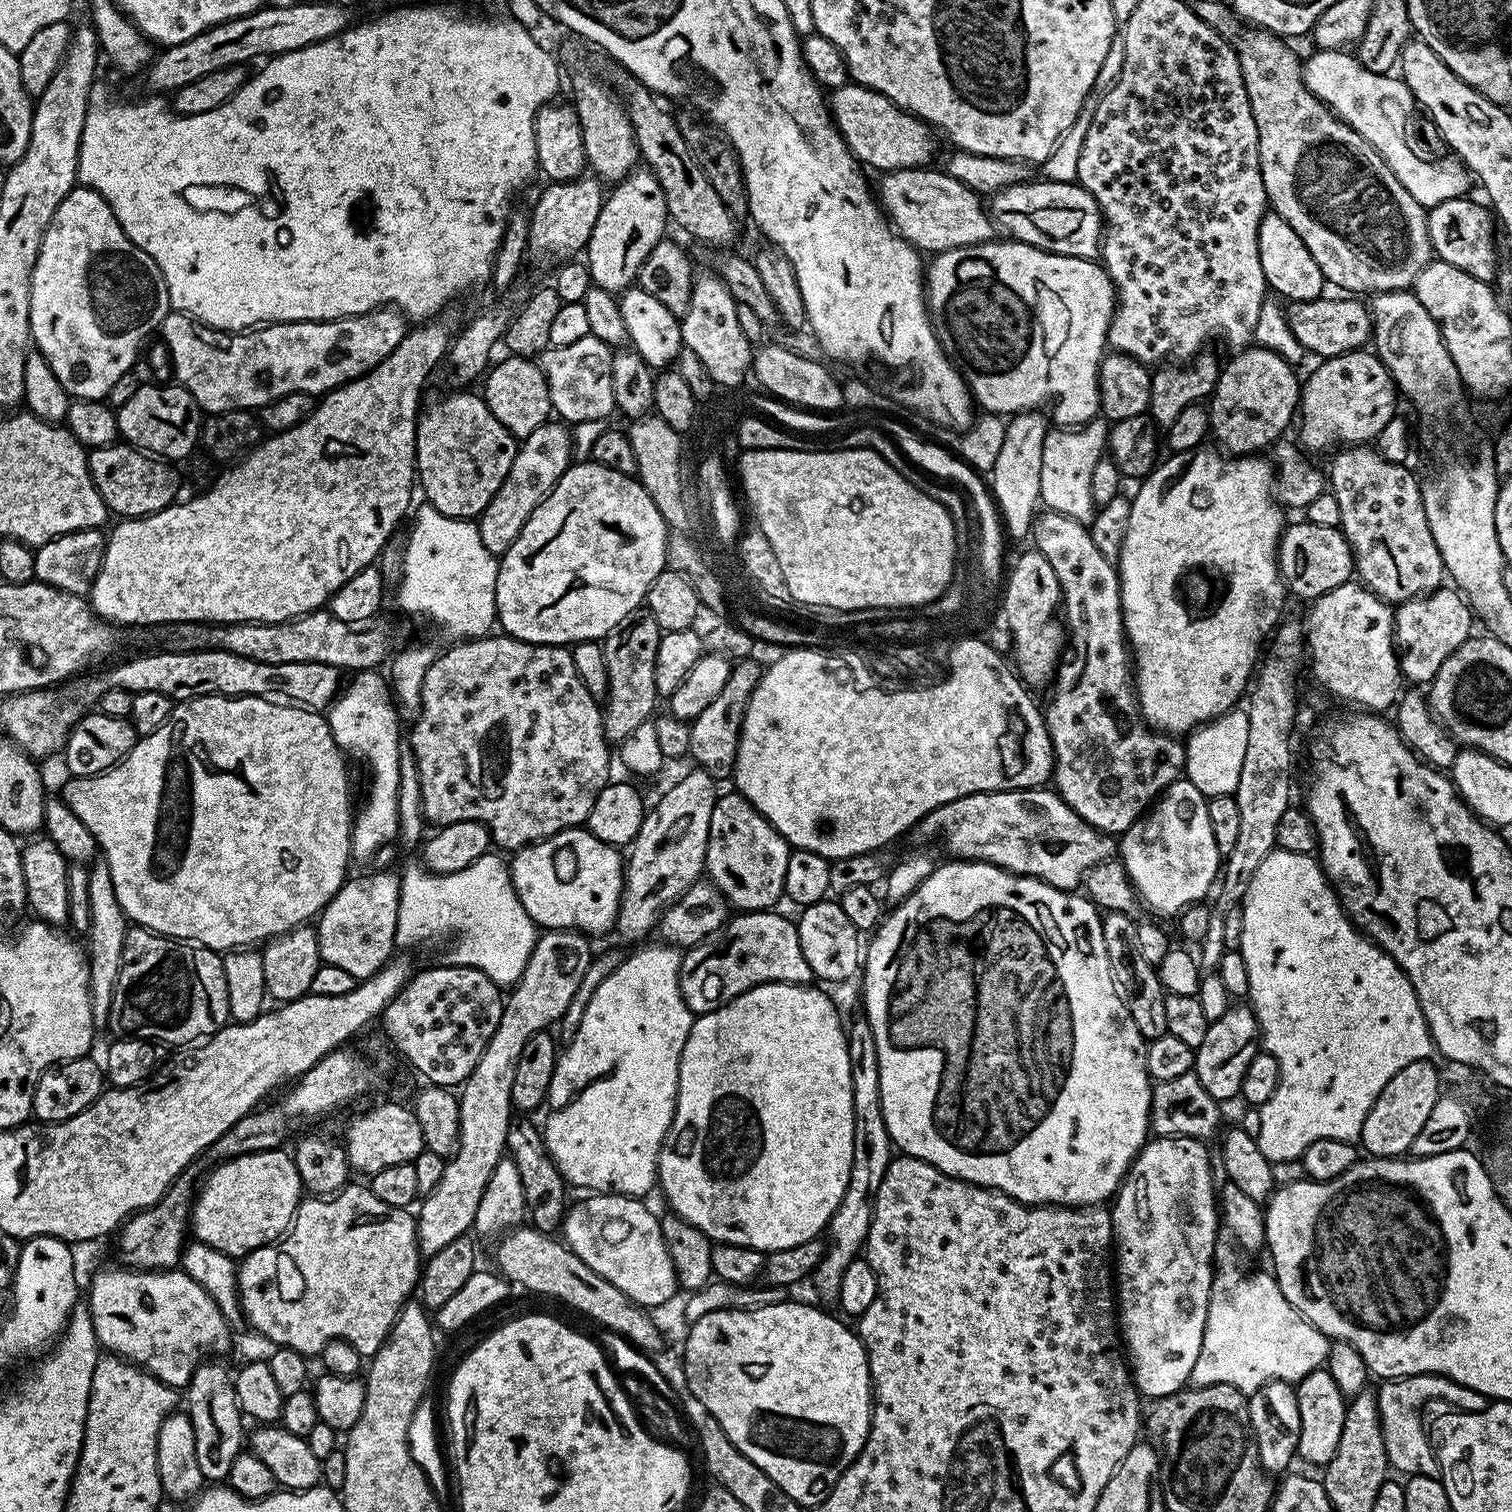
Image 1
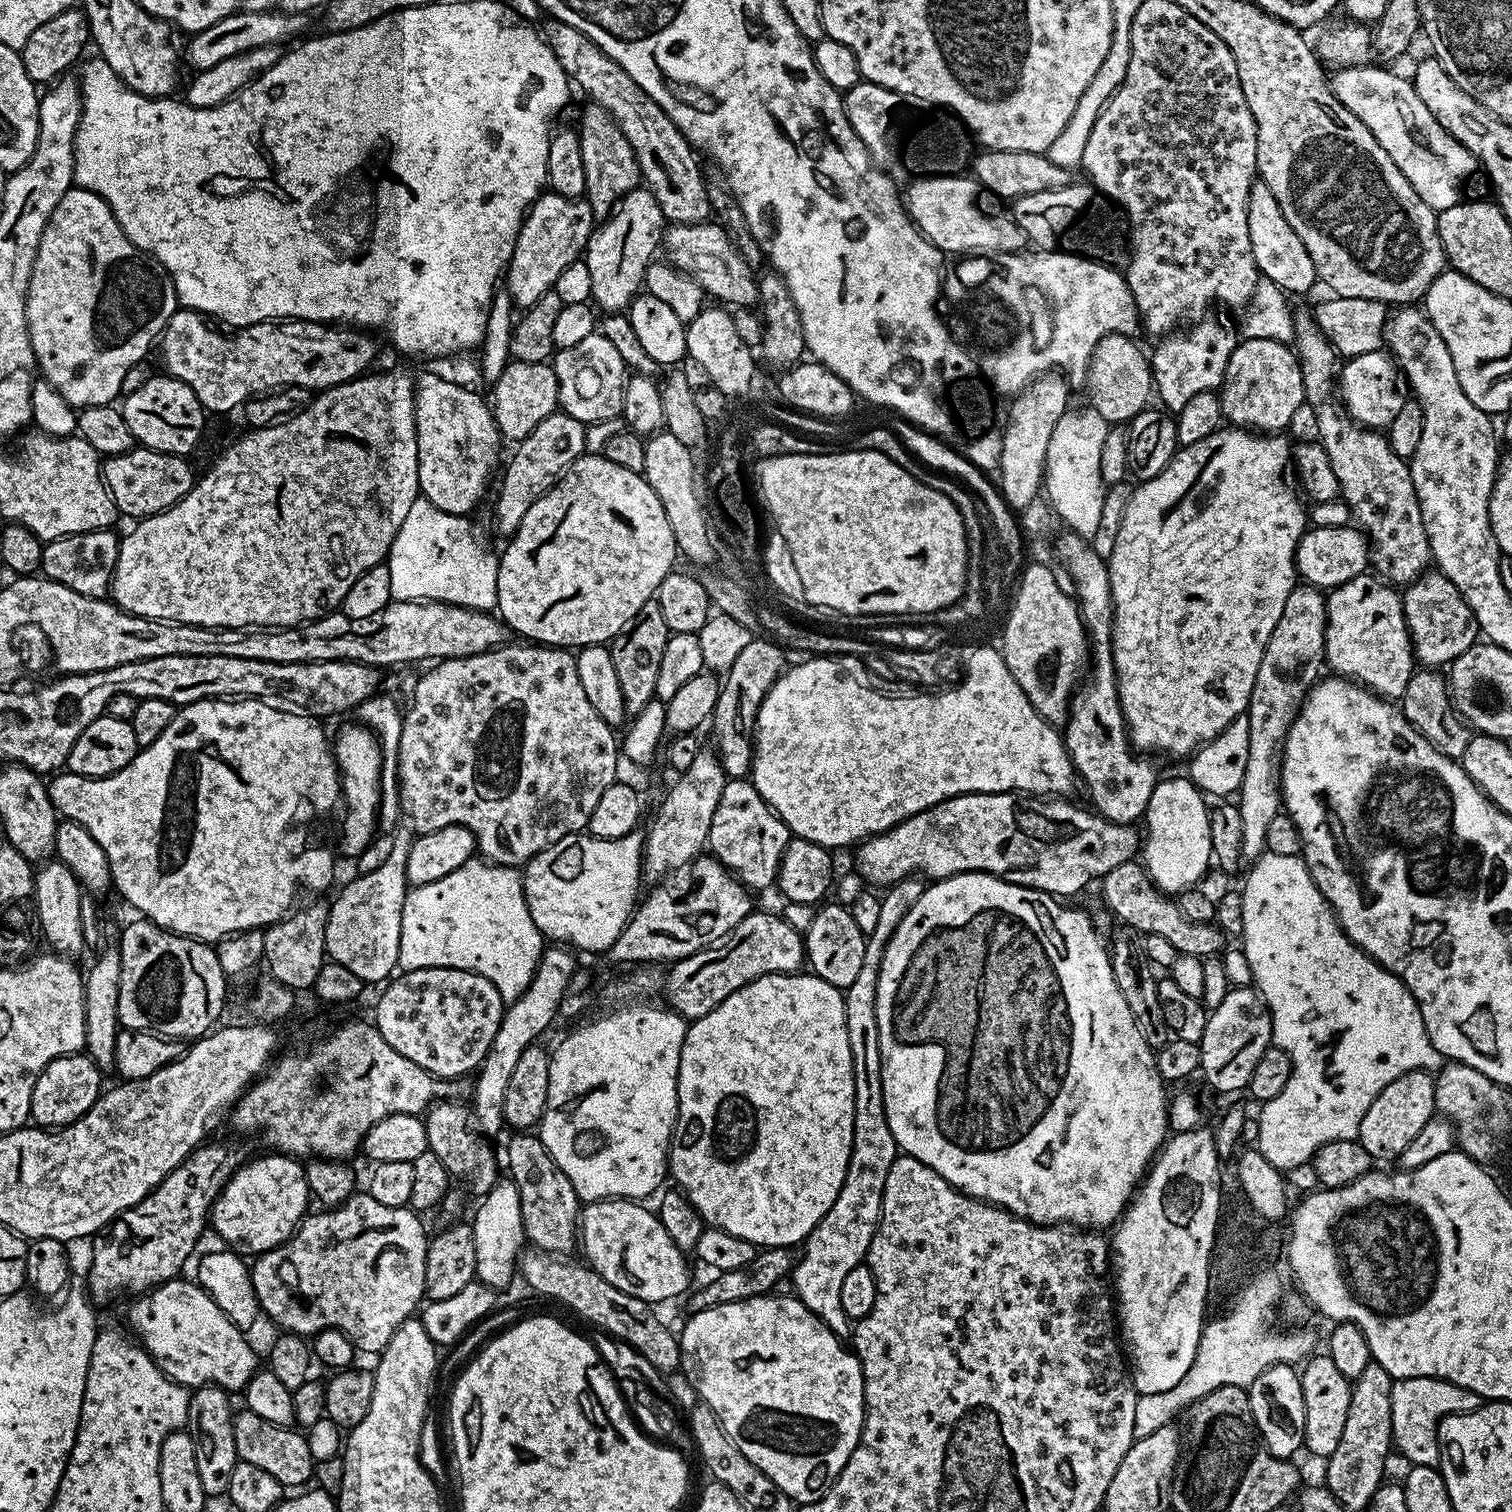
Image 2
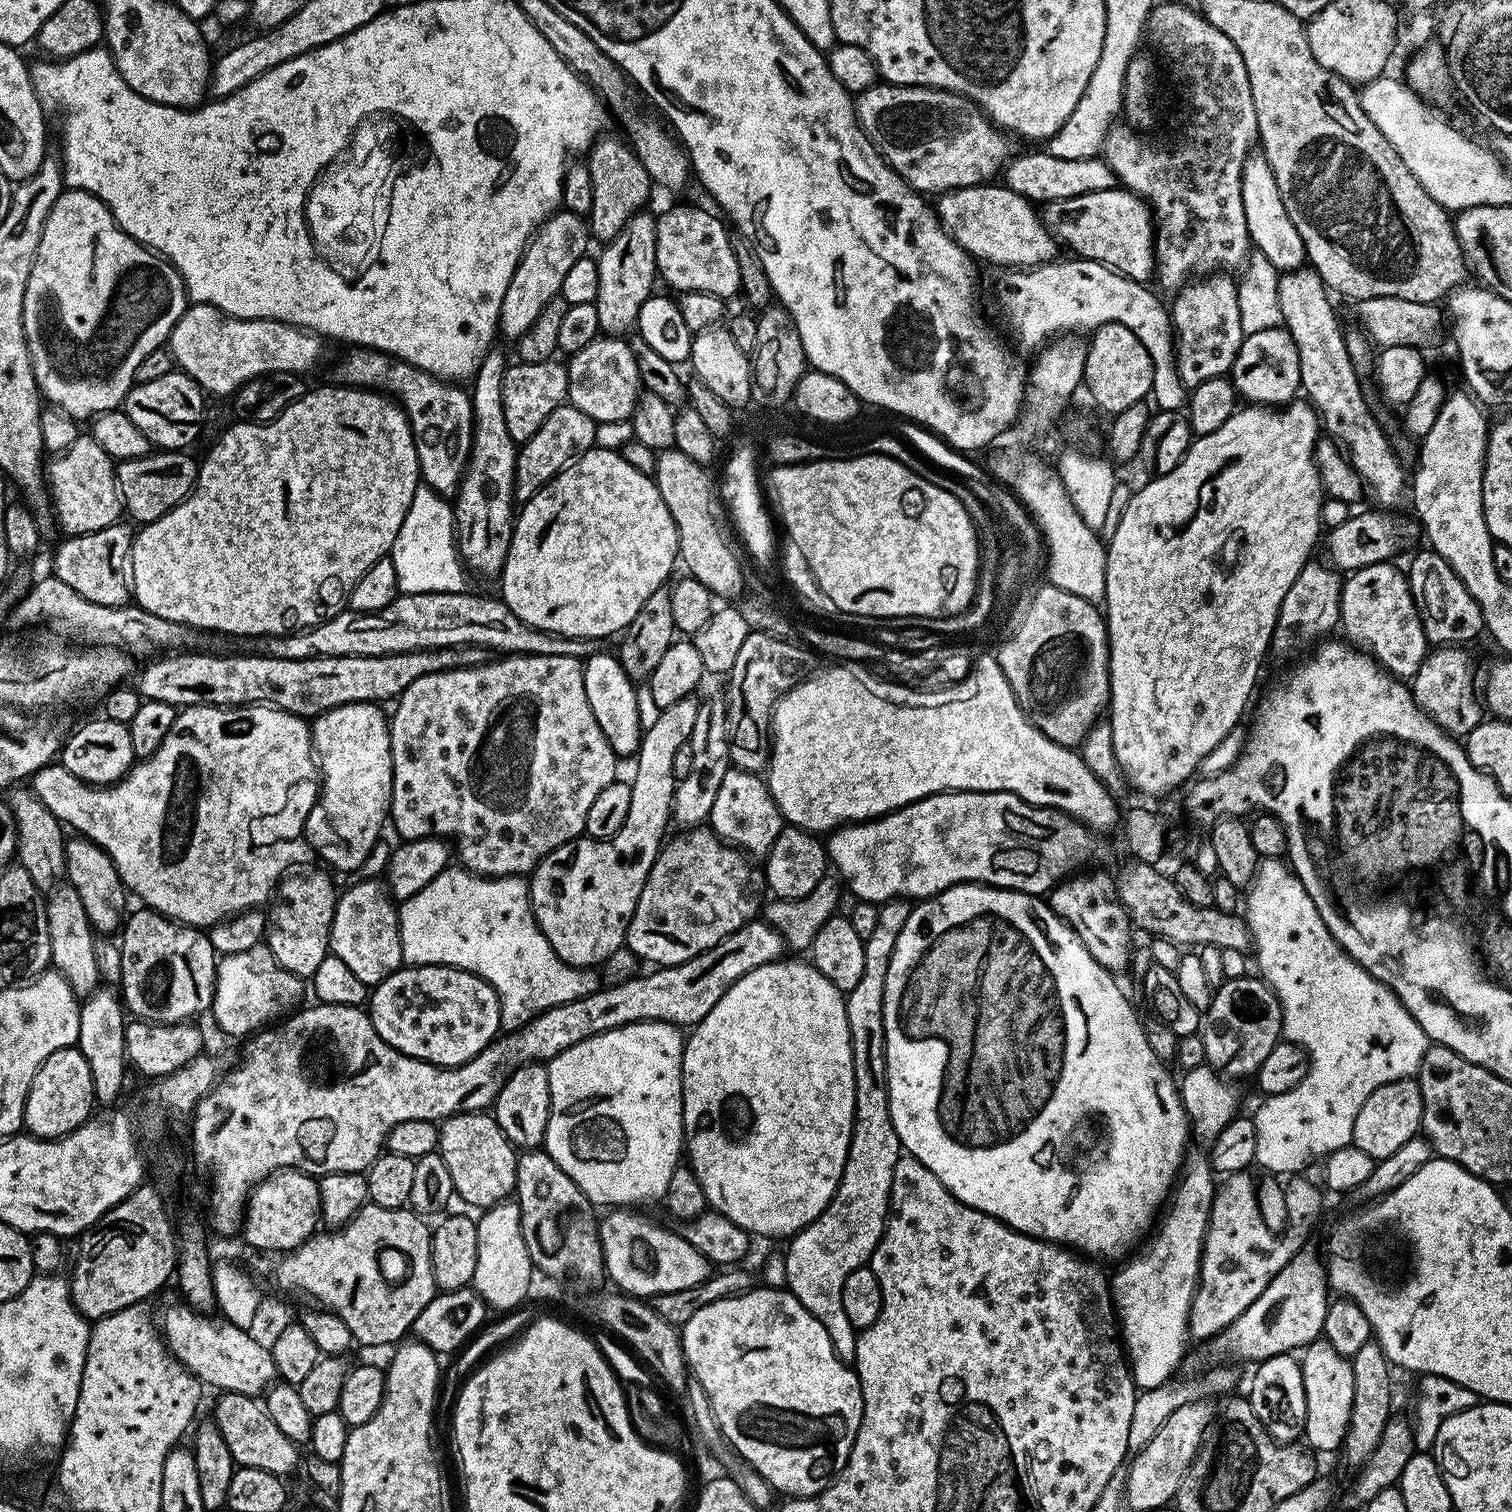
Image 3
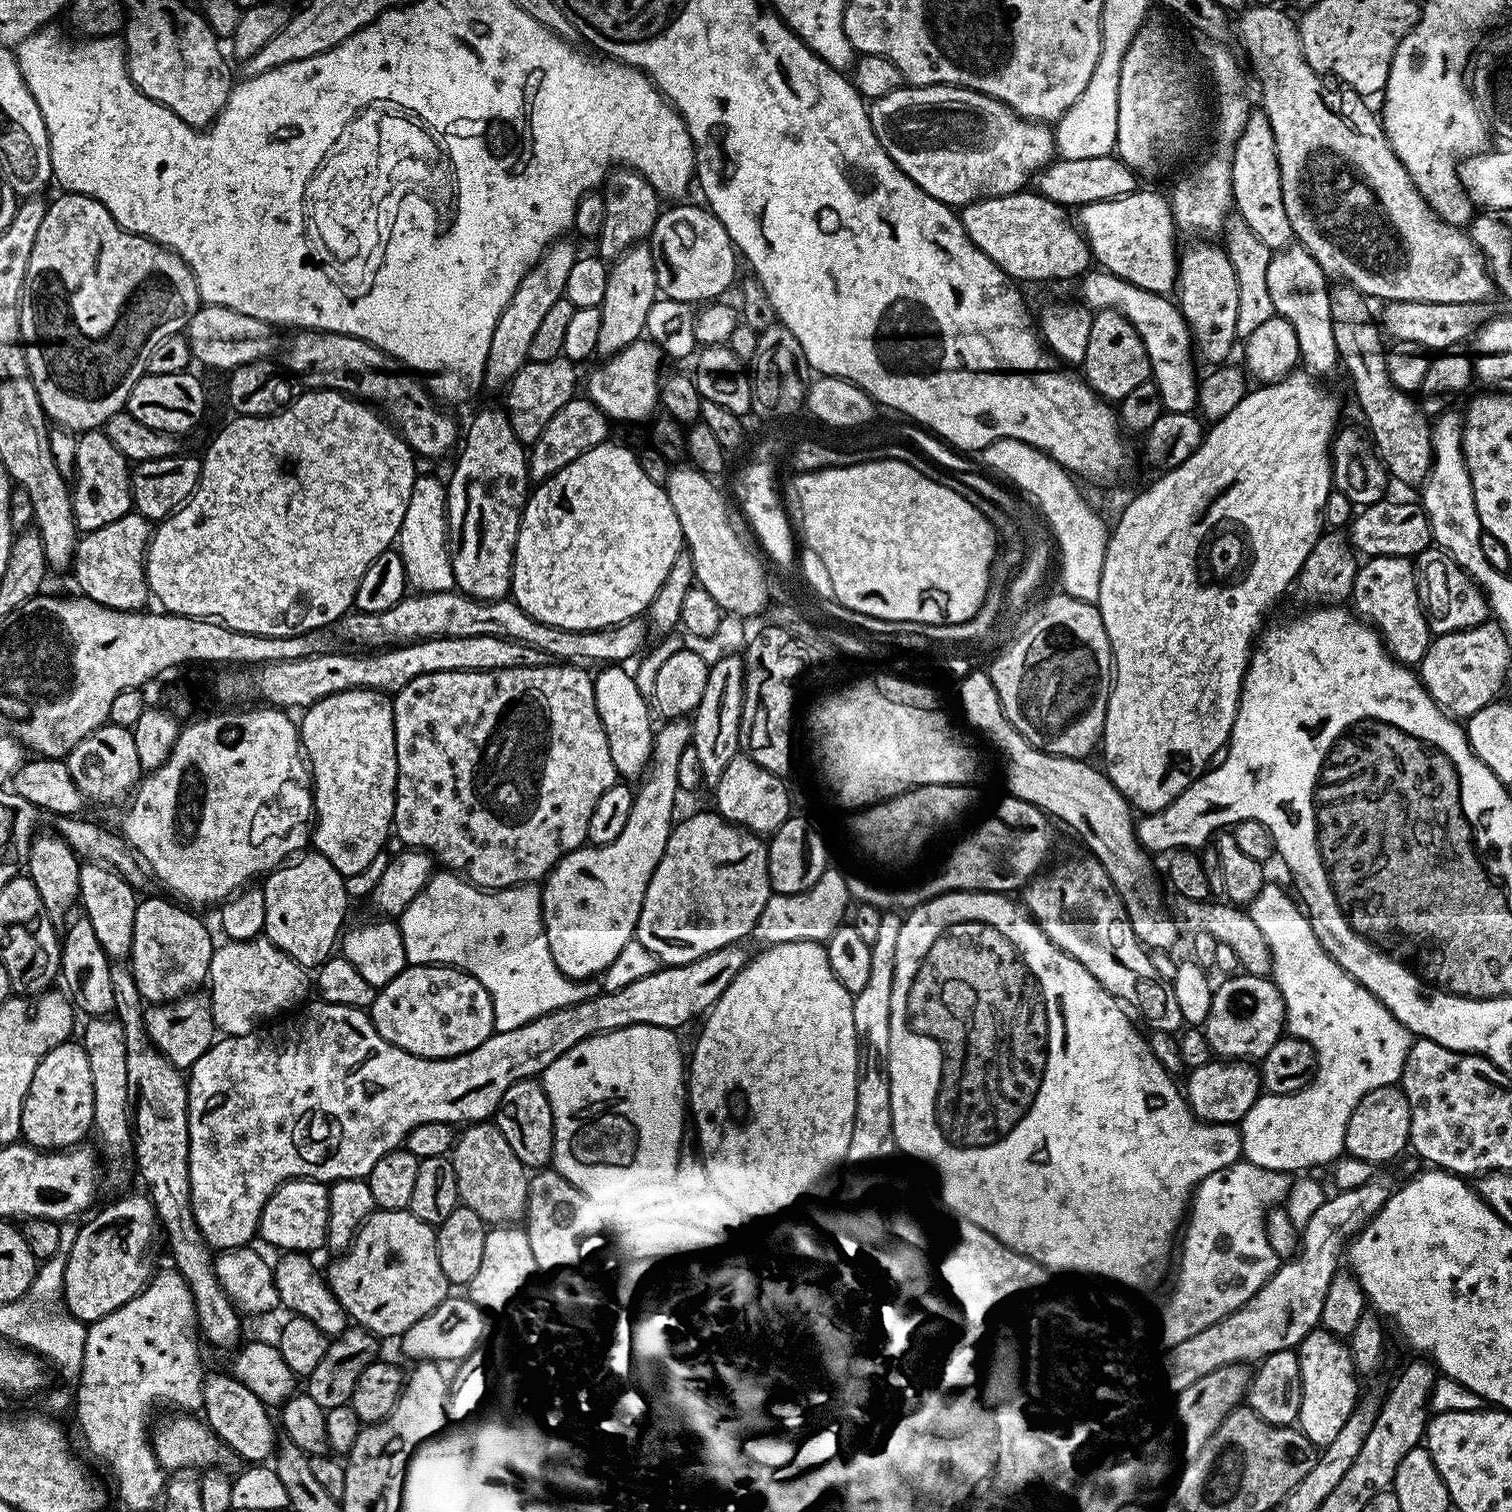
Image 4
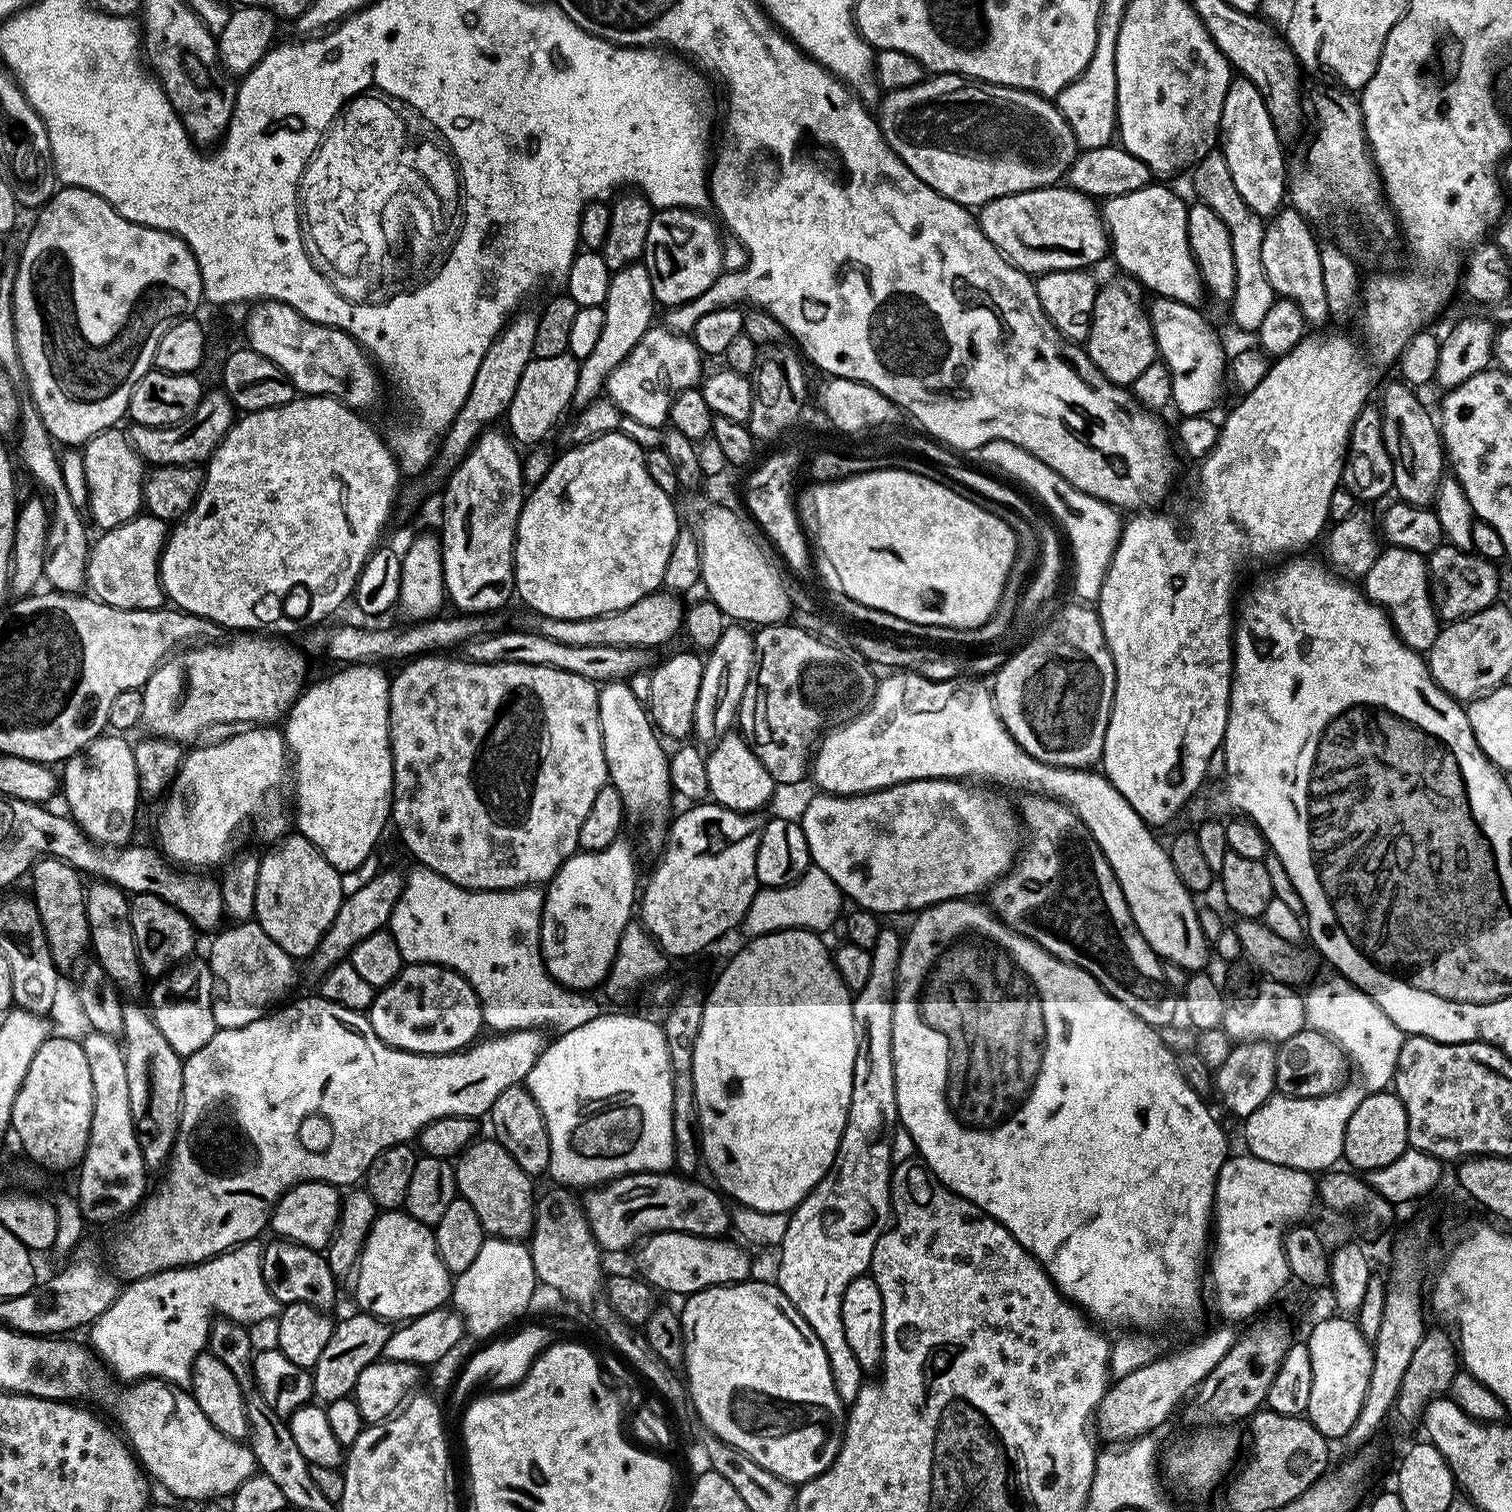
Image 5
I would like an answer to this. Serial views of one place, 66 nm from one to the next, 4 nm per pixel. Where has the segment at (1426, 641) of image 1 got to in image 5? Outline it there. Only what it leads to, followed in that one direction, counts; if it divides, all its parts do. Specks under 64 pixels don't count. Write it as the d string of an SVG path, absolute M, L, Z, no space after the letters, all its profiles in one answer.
M1447 542L1440 545L1438 550L1434 550L1428 557L1426 557L1428 561L1428 591L1434 594L1434 603L1436 606L1436 615L1440 617L1441 621L1451 622L1454 620L1461 620L1462 618L1466 618L1470 614L1478 614L1478 610L1482 610L1483 608L1489 608L1491 604L1497 603L1498 597L1496 596L1500 592L1500 576L1496 573L1497 565L1490 560L1484 560L1481 556L1473 554L1471 551L1465 550L1463 548L1456 548L1454 545L1449 544Z

